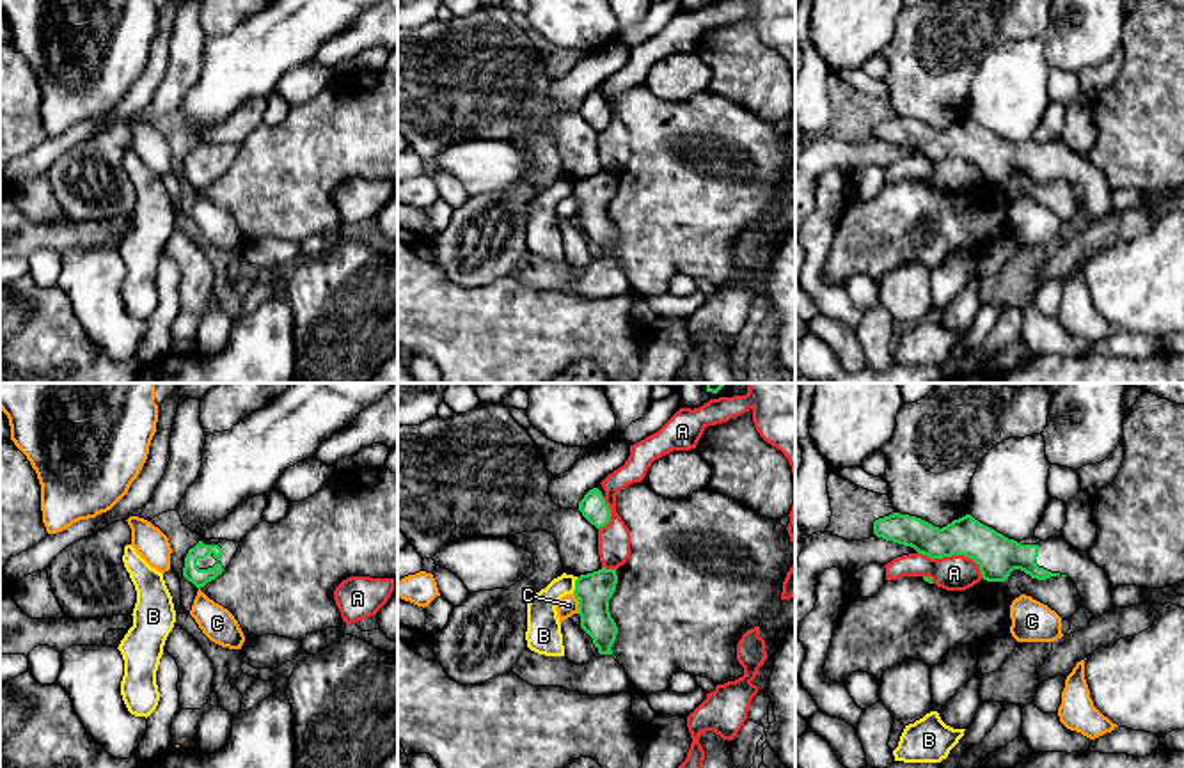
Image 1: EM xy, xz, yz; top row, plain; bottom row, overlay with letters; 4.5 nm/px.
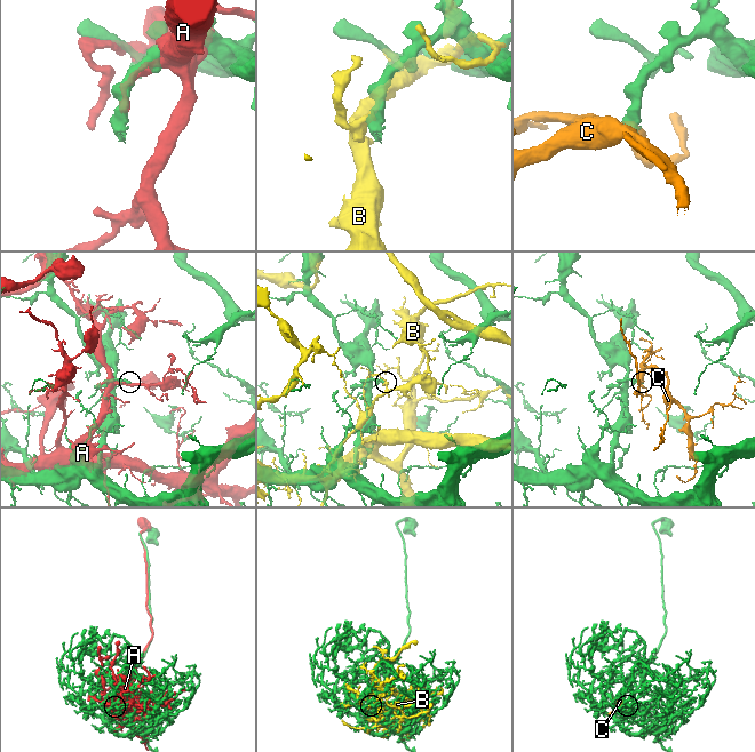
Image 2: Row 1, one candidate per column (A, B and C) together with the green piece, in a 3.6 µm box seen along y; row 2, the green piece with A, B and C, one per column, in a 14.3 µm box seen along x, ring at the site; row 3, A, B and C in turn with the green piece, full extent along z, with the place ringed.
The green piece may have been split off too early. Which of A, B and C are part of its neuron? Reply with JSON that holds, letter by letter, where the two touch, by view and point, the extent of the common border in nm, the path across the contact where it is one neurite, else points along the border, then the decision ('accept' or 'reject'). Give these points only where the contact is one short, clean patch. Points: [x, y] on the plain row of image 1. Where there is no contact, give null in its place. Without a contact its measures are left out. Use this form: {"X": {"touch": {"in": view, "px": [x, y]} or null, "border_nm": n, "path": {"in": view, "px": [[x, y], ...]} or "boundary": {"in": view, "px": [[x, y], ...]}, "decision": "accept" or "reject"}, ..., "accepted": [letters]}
{"A": {"touch": {"in": "yz", "px": [954, 156]}, "border_nm": 320, "decision": "reject"}, "B": {"touch": {"in": "xz", "px": [576, 188]}, "border_nm": 80, "decision": "reject"}, "C": {"touch": {"in": "xz", "px": [579, 206]}, "border_nm": 100, "boundary": {"in": "xz", "px": [[574, 195], [579, 215]]}, "decision": "reject"}, "accepted": []}

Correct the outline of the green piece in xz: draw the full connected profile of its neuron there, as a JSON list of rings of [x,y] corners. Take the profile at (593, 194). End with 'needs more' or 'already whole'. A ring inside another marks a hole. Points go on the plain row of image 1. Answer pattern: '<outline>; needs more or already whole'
[[[598,172],[588,177],[580,177],[575,183],[575,200],[579,202],[580,231],[593,241],[595,259],[584,266],[573,266],[564,259],[545,259],[531,252],[525,252],[511,275],[533,289],[561,289],[582,298],[607,298],[632,293],[625,271],[612,259],[612,247],[618,238],[618,229],[609,215],[609,202],[612,200],[618,186],[616,172]]]; needs more

